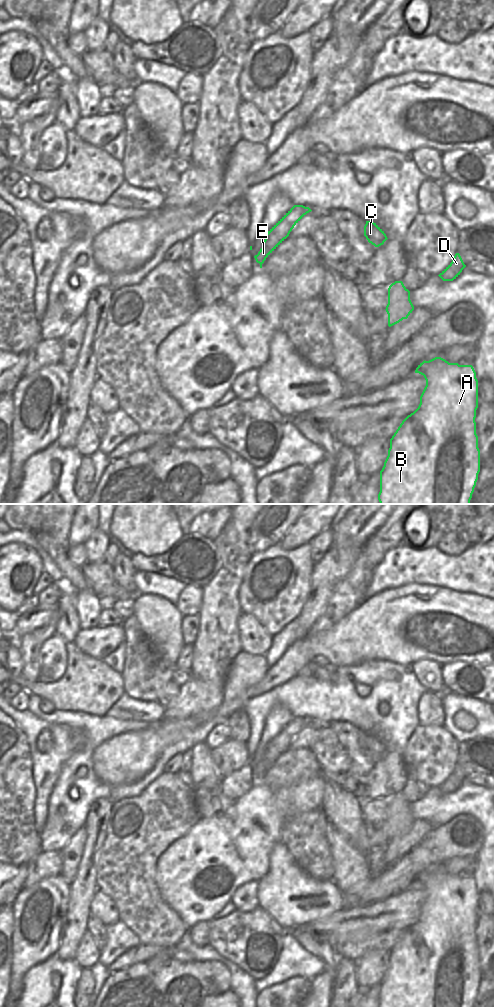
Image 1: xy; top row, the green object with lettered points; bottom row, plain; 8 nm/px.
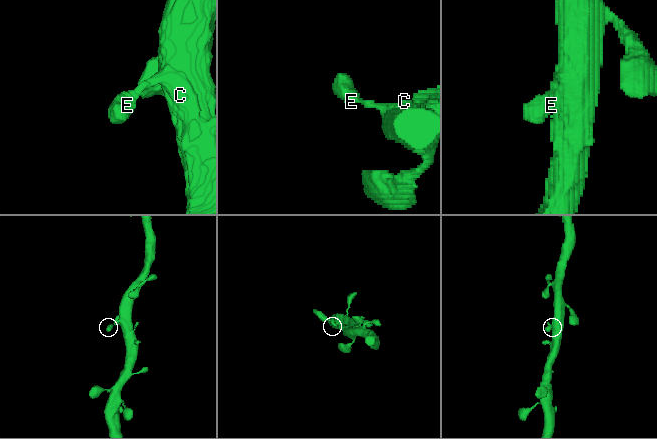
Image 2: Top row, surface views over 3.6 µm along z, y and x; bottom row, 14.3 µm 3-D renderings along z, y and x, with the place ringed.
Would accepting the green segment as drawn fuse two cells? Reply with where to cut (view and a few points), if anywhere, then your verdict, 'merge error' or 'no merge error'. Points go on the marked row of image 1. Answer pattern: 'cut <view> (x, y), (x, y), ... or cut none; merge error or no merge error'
cut none; no merge error

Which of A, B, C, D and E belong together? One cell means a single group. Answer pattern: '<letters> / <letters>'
A B C D E

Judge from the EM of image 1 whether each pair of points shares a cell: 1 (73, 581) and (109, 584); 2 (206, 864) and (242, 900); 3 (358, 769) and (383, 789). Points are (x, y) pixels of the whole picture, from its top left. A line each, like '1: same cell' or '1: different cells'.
1: different cells
2: different cells
3: different cells

